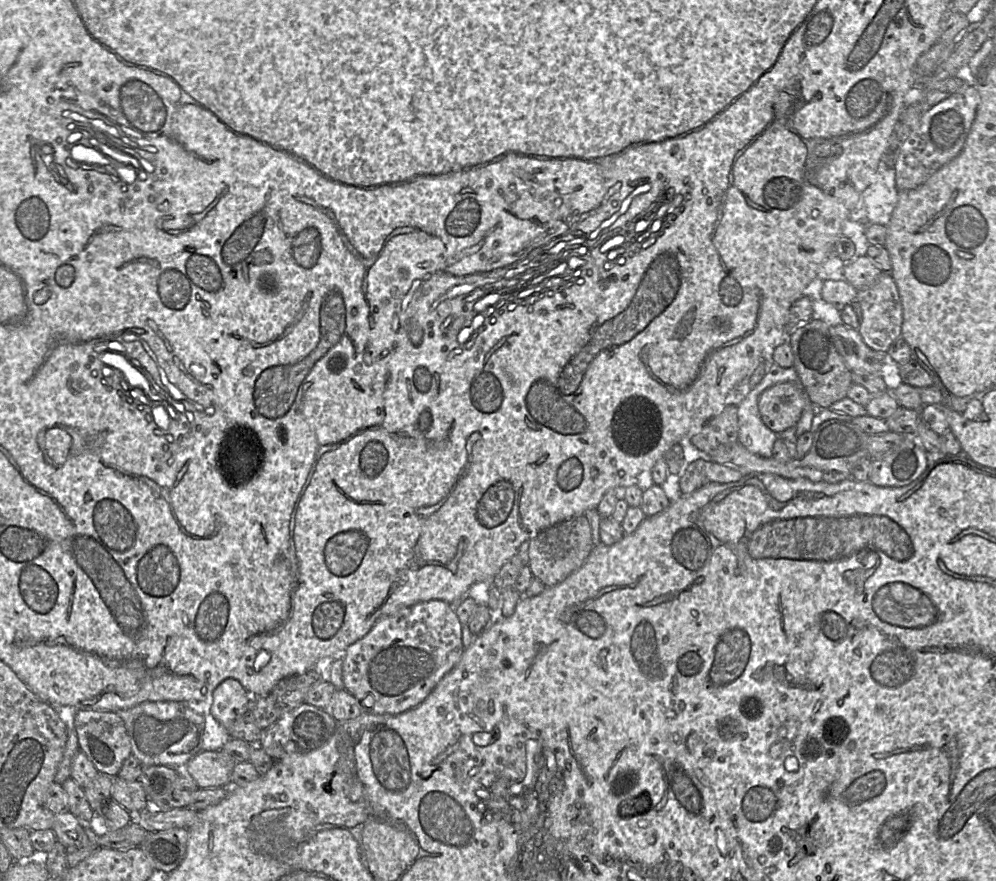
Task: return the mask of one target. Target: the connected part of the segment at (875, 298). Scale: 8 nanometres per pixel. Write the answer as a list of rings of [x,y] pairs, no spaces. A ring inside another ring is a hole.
[[[883,272],[873,285],[858,291],[856,299],[862,308],[862,322],[858,331],[864,342],[873,350],[887,352],[892,342],[901,337],[903,323],[902,301],[892,275]]]

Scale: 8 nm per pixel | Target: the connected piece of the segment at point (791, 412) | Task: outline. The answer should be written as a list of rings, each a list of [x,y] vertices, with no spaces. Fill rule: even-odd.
[[[783,382],[764,390],[758,400],[763,423],[775,433],[794,426],[809,398],[800,384]]]

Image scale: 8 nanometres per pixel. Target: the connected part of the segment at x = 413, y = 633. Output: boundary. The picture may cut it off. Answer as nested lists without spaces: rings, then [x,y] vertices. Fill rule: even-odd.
[[[438,599],[418,602],[414,605],[404,607],[393,614],[380,617],[365,636],[351,644],[345,652],[342,653],[342,678],[344,689],[360,701],[363,706],[366,706],[370,713],[397,715],[421,704],[437,686],[441,679],[455,667],[461,659],[463,652],[462,628],[452,604]]]

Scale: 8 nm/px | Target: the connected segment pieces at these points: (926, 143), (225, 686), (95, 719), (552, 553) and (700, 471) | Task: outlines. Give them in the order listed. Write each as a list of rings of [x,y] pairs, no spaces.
[[[971,86],[934,105],[922,115],[897,152],[895,173],[898,191],[917,188],[959,155],[974,122],[978,104],[979,93]]]
[[[234,678],[221,682],[212,694],[211,713],[224,727],[242,718],[250,704],[250,694]]]
[[[79,710],[74,718],[79,748],[95,768],[116,777],[125,759],[132,754],[131,742],[122,718],[115,712]]]
[[[584,514],[573,516],[546,528],[530,539],[528,566],[534,577],[541,580],[546,587],[552,587],[577,571],[585,563],[594,547],[588,519]]]
[[[700,458],[686,465],[680,476],[680,490],[686,495],[710,483],[736,482],[742,476],[732,467]]]

